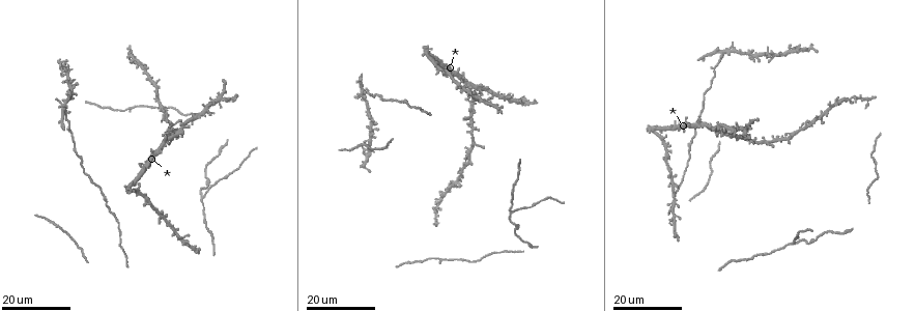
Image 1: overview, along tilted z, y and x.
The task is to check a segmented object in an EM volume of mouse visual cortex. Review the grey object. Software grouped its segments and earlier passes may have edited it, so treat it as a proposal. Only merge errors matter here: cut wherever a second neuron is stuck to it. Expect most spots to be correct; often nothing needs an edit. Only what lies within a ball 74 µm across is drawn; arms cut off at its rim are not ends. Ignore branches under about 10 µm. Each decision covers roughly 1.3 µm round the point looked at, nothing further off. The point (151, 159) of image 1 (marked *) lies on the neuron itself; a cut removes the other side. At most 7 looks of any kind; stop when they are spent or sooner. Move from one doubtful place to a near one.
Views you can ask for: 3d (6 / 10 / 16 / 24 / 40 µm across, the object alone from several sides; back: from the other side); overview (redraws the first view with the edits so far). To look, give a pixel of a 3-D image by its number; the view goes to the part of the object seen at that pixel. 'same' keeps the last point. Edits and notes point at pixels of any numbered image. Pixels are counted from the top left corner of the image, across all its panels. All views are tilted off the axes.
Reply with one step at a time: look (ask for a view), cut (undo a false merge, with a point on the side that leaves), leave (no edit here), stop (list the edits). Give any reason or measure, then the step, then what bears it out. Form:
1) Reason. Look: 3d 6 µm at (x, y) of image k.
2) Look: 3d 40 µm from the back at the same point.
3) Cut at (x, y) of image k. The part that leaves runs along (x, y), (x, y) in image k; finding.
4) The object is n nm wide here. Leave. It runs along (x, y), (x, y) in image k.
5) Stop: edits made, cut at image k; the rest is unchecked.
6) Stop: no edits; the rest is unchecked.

Look: 3d 24 µm at (688, 144) of image 1.

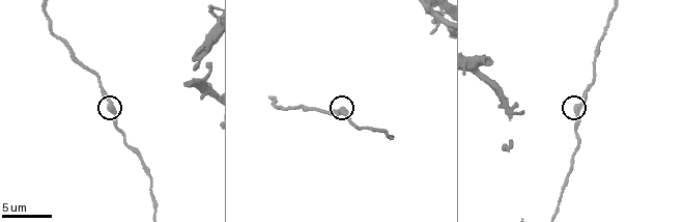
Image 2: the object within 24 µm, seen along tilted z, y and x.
Look: 3d 6 µm at (109, 107) of image 2.

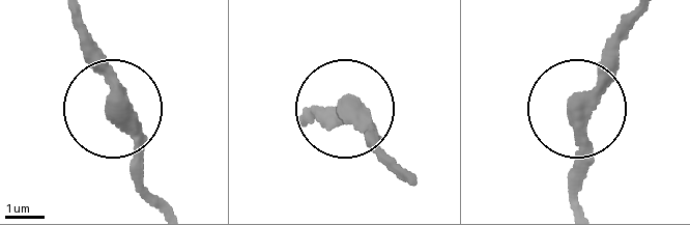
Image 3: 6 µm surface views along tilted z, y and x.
Leave. All the same neuron.

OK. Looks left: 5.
Calibre changes. Look: 3d 24 µm at (513, 184) of image 1.

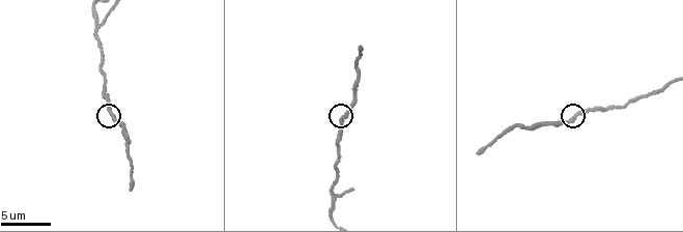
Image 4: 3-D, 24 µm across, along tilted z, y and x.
Look: 3d 10 µm at (113, 120) of image 4.

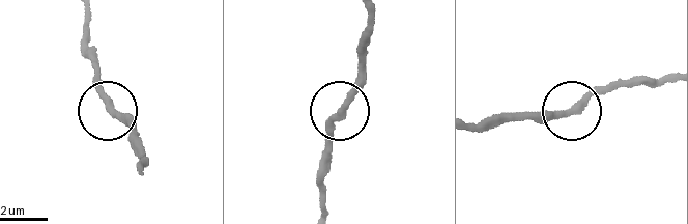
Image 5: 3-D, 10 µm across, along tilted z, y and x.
The object is 300 nm wide here. Leave. One neuron here.

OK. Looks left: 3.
A fork. Look: 3d 10 µm at (336, 198) of image 4.

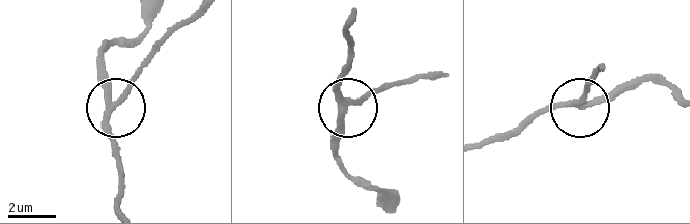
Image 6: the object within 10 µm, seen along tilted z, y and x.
Look: 3d 6 µm at (114, 104) of image 6.

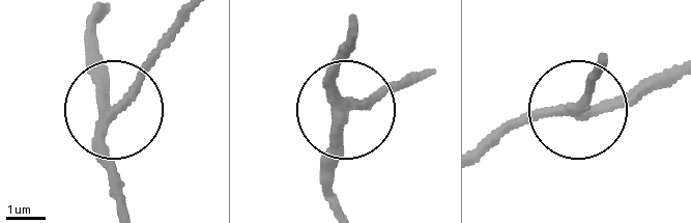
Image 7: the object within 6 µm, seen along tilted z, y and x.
3 arms meet here. Leave. It runs along (352, 49), (330, 75), (346, 105), (411, 80) in image 7; one neuron here.

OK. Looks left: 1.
Stop: no edits; the rest is unchecked.

